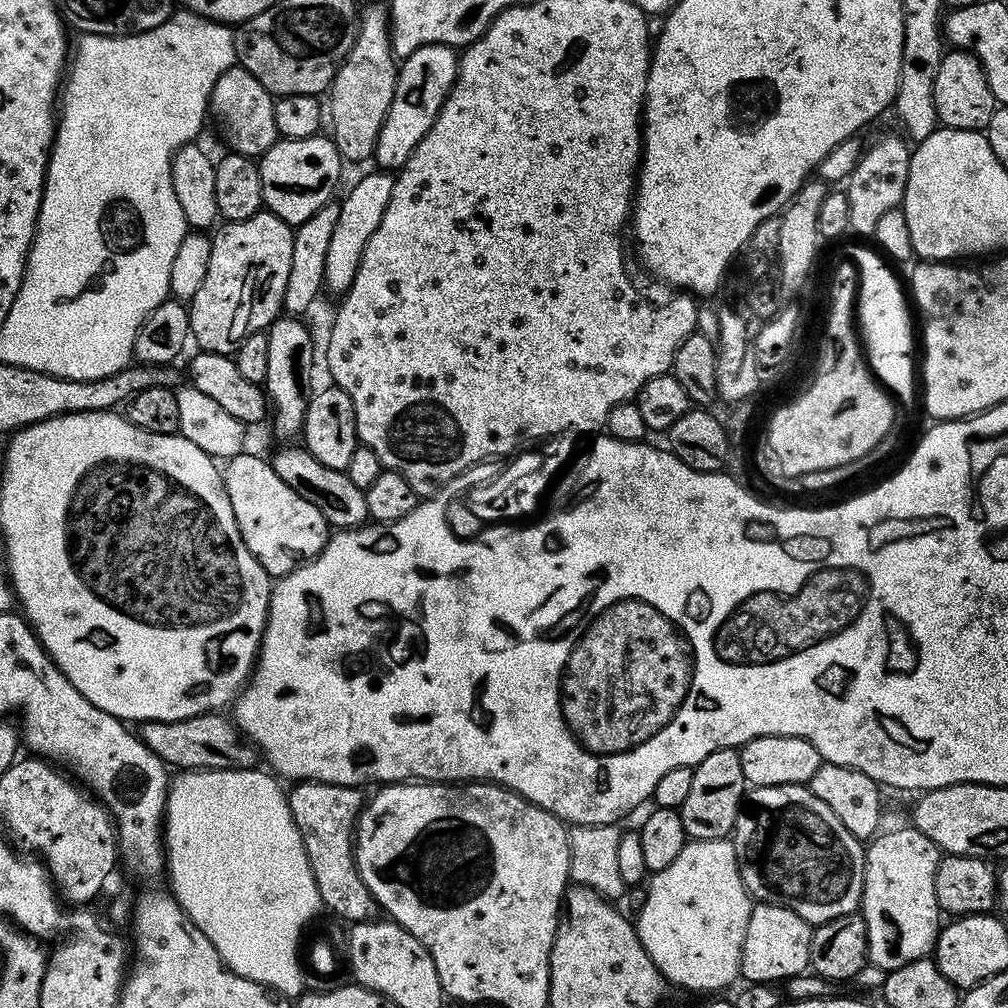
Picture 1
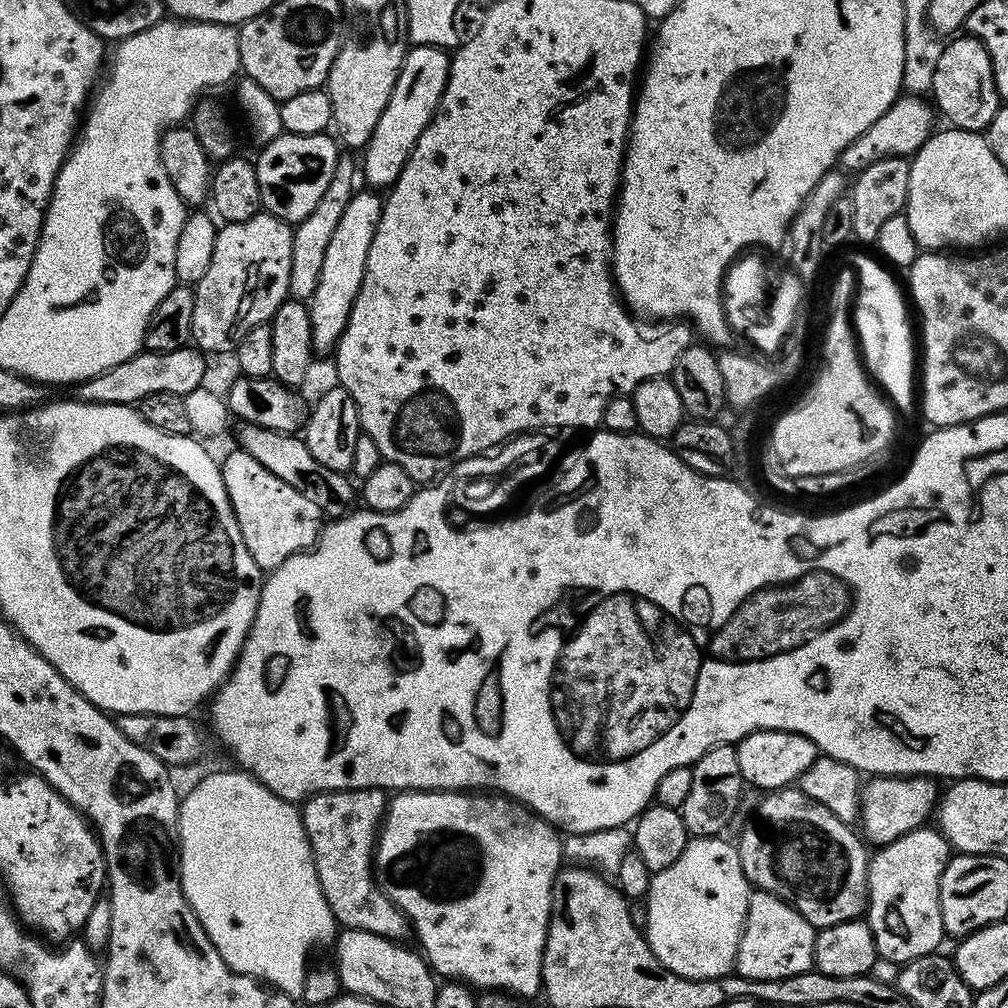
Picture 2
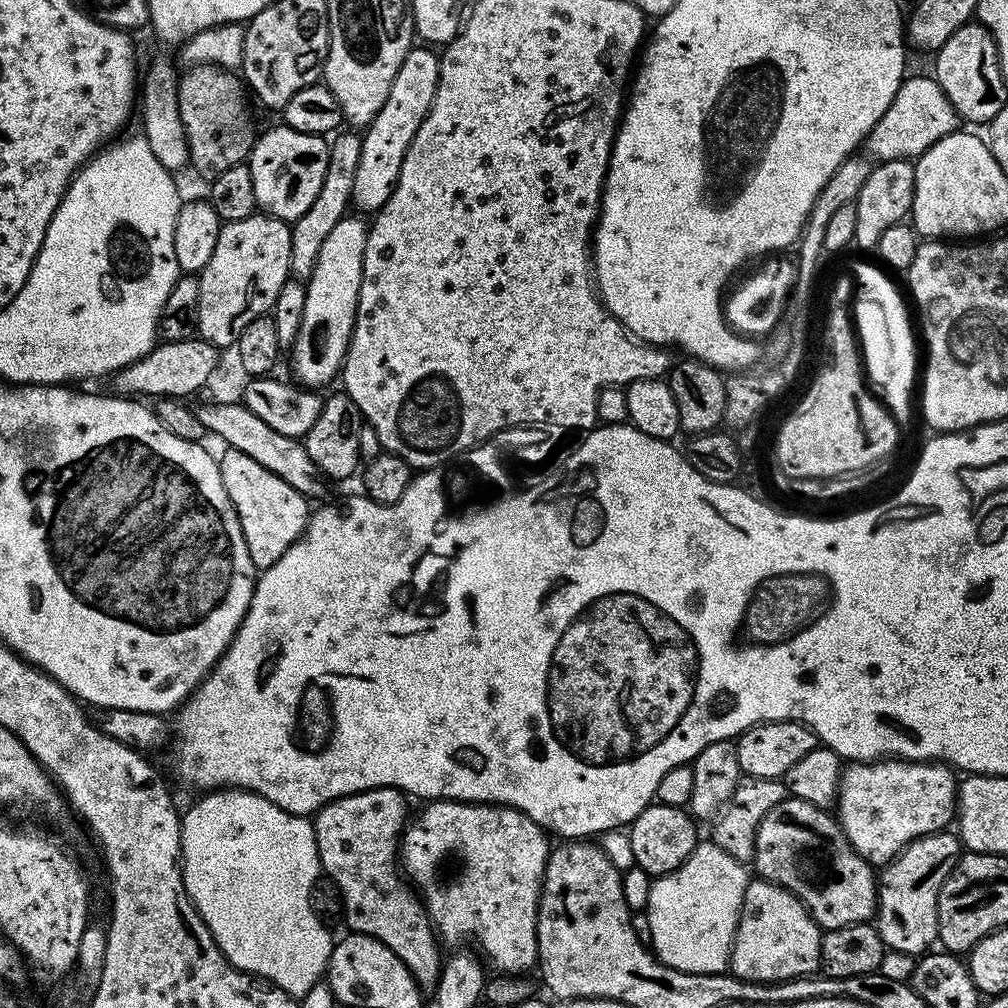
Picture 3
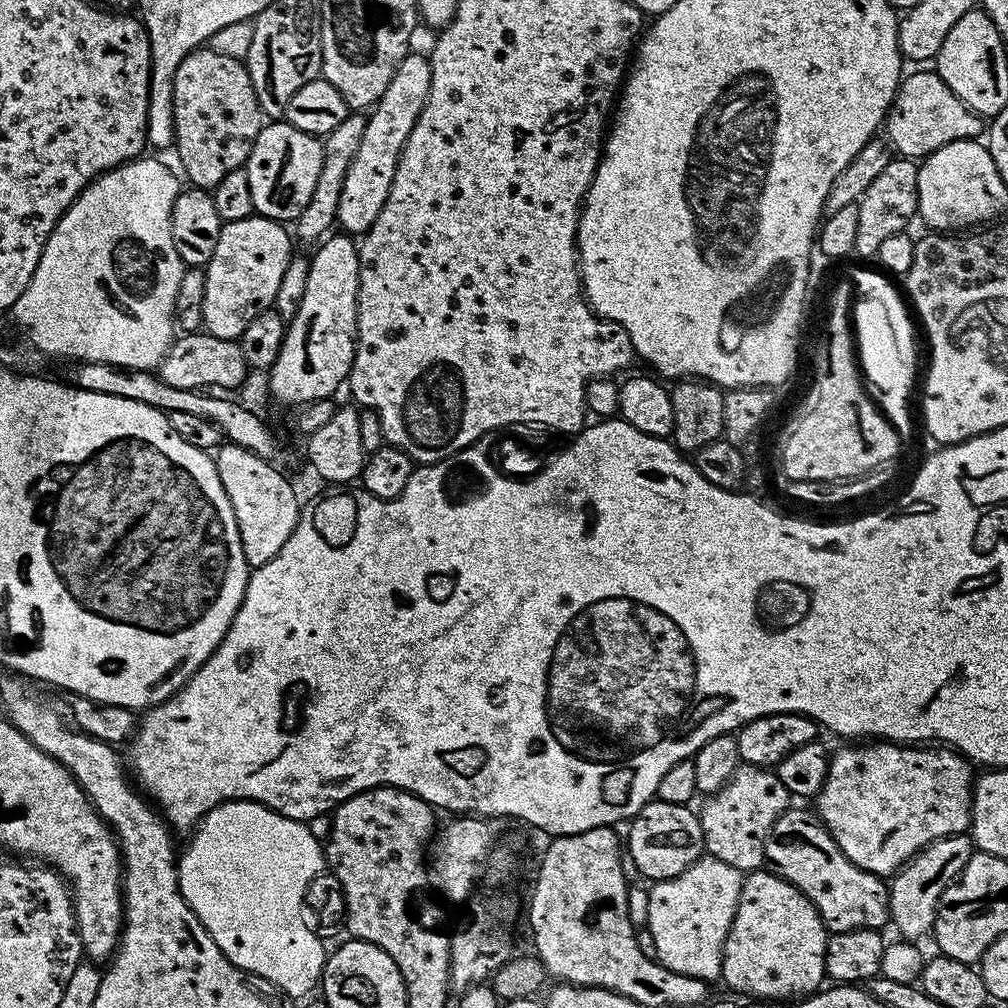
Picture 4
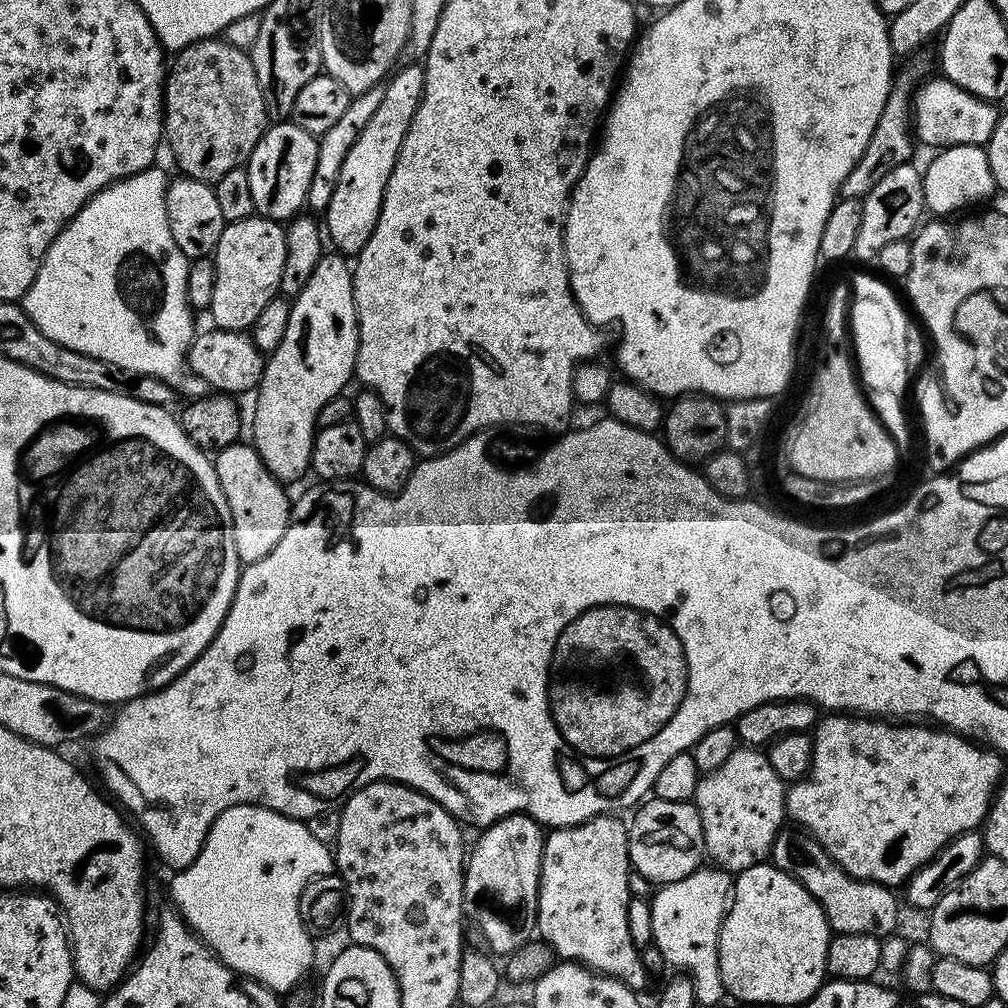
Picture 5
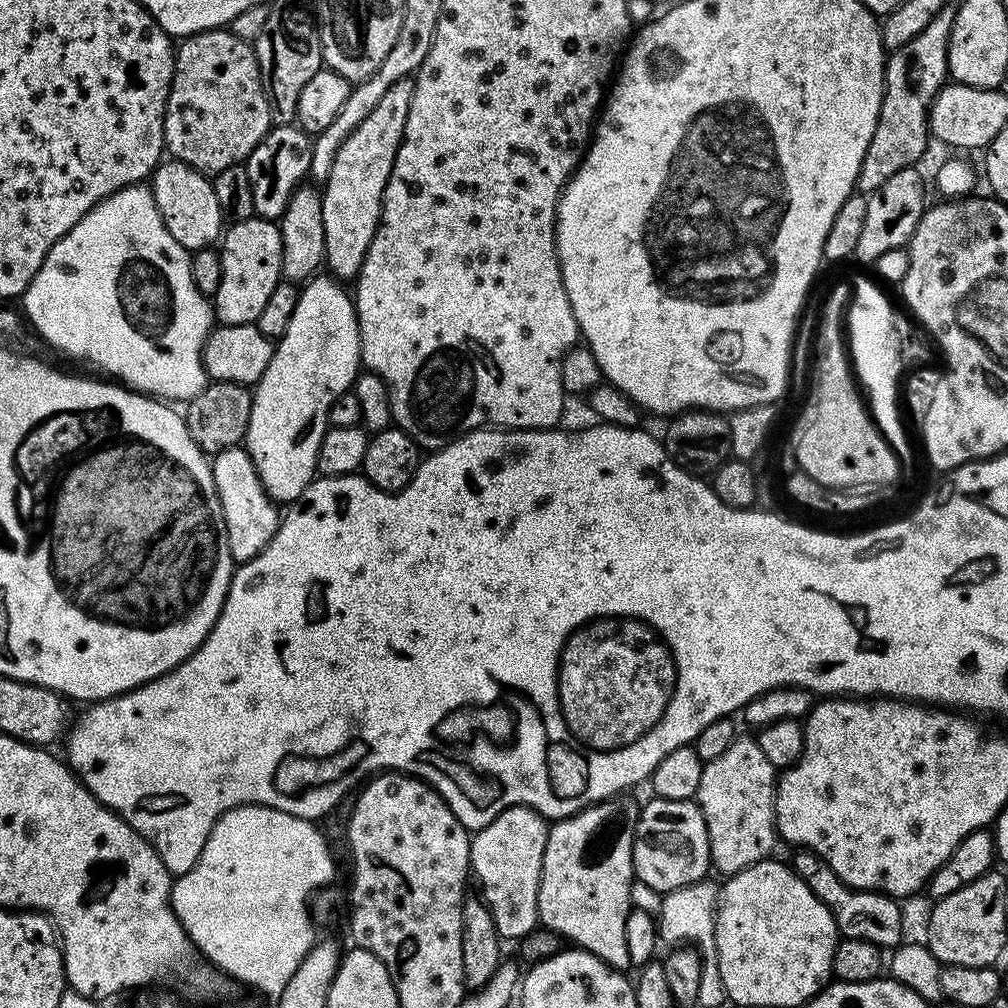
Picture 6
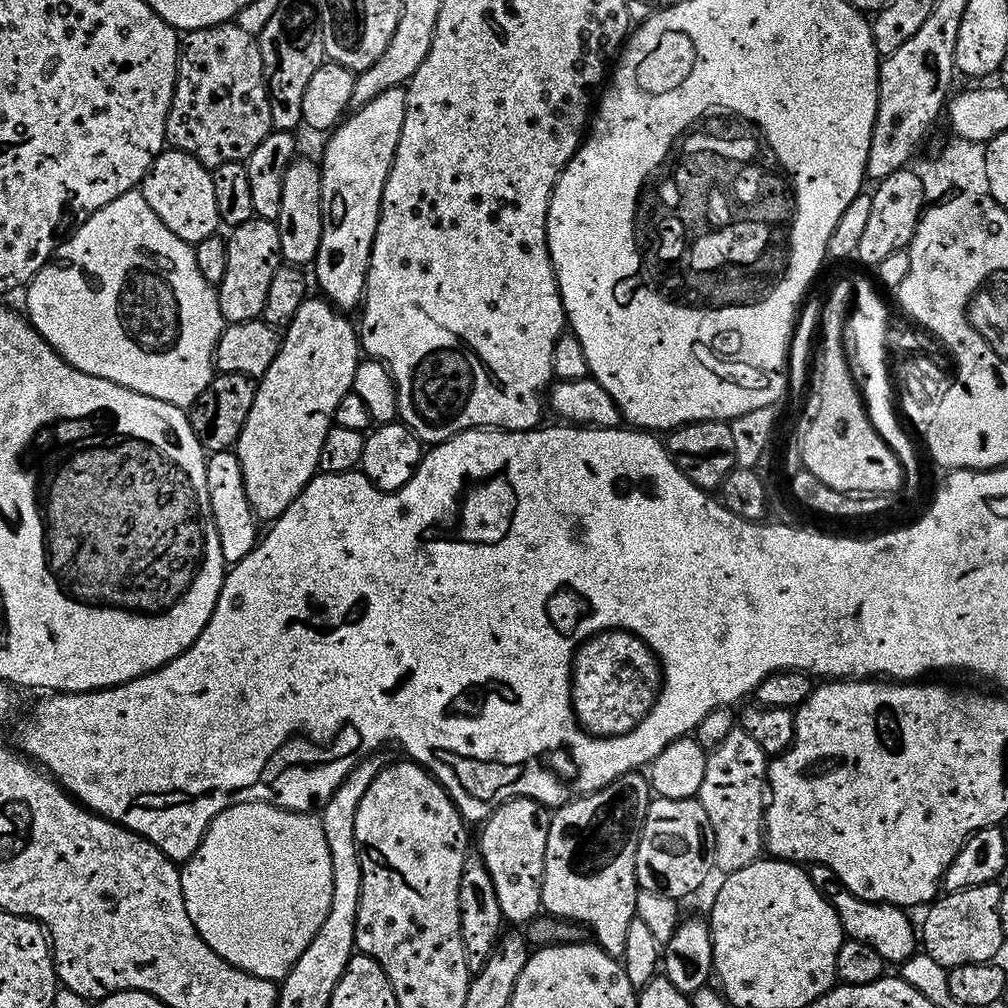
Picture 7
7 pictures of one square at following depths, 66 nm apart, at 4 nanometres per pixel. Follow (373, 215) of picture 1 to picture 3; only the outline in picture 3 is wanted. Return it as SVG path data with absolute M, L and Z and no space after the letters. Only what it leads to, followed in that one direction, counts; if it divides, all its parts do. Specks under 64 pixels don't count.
M356 214L346 215L330 230L326 242L322 242L322 250L318 250L318 262L312 275L306 281L306 310L302 310L302 326L290 355L295 379L309 390L323 389L323 384L330 383L335 376L337 379L344 367L356 321L369 229L369 225L359 219L363 220Z

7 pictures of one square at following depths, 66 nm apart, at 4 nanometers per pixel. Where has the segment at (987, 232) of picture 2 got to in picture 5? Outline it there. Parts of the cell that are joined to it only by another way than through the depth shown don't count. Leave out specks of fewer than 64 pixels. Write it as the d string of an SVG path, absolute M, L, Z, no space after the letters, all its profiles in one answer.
M975 144L974 146L954 146L953 148L946 148L937 151L933 156L936 157L934 157L933 160L929 162L928 169L925 167L922 172L922 175L924 177L924 207L925 209L927 209L929 213L932 212L932 214L935 214L937 217L940 218L948 218L951 217L953 214L963 213L965 210L968 210L968 209L963 210L963 208L968 208L971 206L971 204L976 204L979 202L979 200L986 199L987 196L991 194L991 192L995 193L997 191L997 186L996 183L994 182L994 178L990 176L990 162L988 161L988 153L987 151L985 151L983 147L981 147L981 145Z

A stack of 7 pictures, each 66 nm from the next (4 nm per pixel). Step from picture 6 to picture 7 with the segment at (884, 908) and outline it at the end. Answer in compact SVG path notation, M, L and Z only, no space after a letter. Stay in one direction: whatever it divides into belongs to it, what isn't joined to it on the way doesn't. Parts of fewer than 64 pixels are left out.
M812 864L807 869L807 873L816 889L828 899L830 906L834 906L847 939L866 942L866 946L878 950L878 954L882 954L884 961L893 966L899 966L911 956L916 955L918 928L917 925L916 928L912 925L912 920L908 917L911 915L905 909L893 904L879 904L873 900L858 898L832 875L832 871L825 864Z

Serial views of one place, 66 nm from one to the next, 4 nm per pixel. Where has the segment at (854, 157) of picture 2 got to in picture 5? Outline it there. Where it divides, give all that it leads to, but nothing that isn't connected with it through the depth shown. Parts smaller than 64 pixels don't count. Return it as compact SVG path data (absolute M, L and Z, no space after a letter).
M937 78L925 79L912 95L912 127L917 141L929 144L932 150L954 146L987 145L998 119L997 105L978 98L954 82Z

